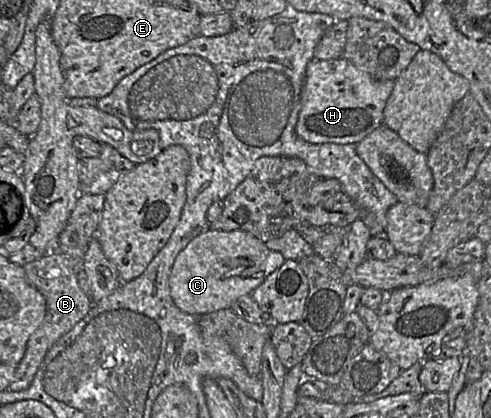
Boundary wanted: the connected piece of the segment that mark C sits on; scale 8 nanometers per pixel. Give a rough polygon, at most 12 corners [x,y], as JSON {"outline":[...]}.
{"outline":[[243,230],[178,254],[175,305],[200,316],[251,296],[285,262]]}

